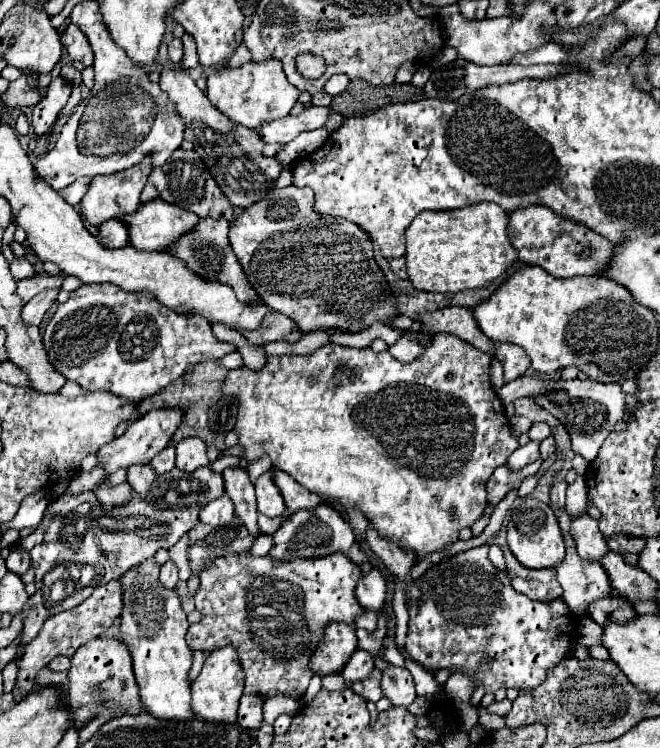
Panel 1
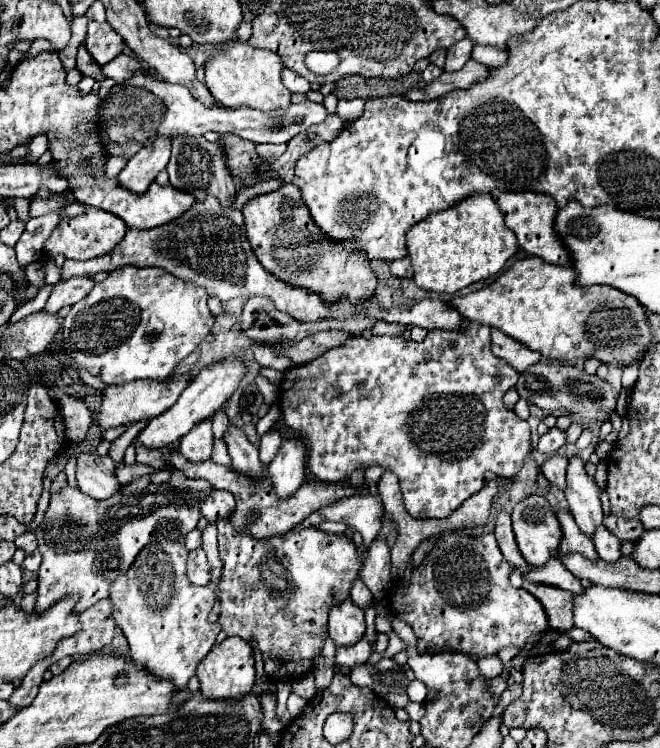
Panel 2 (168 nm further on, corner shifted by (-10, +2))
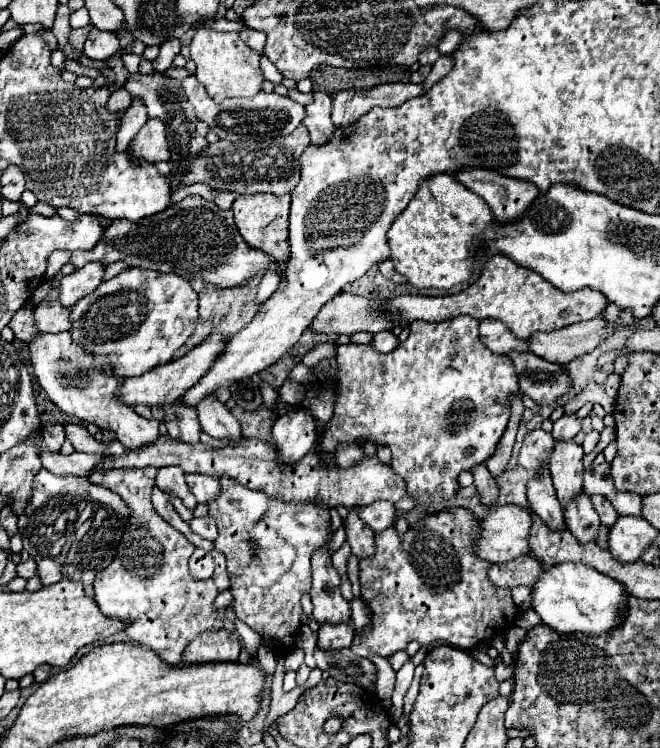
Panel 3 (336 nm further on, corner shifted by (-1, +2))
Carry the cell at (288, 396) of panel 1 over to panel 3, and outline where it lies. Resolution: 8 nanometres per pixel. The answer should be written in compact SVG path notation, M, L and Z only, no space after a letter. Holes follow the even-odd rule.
M457 316L443 322L415 320L411 334L393 352L381 354L373 346L345 344L337 346L335 372L335 406L331 420L319 436L319 454L323 460L333 458L337 444L373 442L393 452L393 472L407 484L407 494L417 506L433 506L453 498L459 486L459 474L485 464L497 450L497 444L509 422L509 396L517 394L517 374L513 360L493 354L479 340L479 320Z

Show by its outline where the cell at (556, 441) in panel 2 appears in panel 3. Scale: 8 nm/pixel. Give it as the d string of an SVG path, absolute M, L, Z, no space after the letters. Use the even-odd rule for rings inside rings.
M575 414L571 416L561 416L555 424L553 424L553 430L551 430L551 436L553 440L571 440L577 432L581 430L581 422L575 418Z

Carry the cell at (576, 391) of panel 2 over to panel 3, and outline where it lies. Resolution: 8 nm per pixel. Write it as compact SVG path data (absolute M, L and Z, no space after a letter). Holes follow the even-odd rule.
M531 352L509 354L519 376L519 394L529 396L539 406L559 402L571 390L571 378L561 364L541 360Z

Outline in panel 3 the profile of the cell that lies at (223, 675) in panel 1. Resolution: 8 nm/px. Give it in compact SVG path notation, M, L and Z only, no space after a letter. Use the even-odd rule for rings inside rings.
M211 630L197 636L183 652L183 662L187 664L207 664L207 662L237 662L241 652L239 634L229 630Z

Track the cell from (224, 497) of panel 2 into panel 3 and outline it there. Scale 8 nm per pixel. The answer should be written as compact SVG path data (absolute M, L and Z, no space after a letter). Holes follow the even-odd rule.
M185 474L187 486L189 490L195 494L199 504L209 504L211 500L215 500L221 492L221 484L219 478L215 476L199 476L199 474Z

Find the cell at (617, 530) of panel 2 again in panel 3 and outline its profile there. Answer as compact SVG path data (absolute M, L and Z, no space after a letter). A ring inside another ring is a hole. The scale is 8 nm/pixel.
M591 496L591 502L593 502L595 512L601 518L601 524L607 526L607 528L611 528L617 522L617 518L619 518L619 514L613 508L613 504L605 496Z

